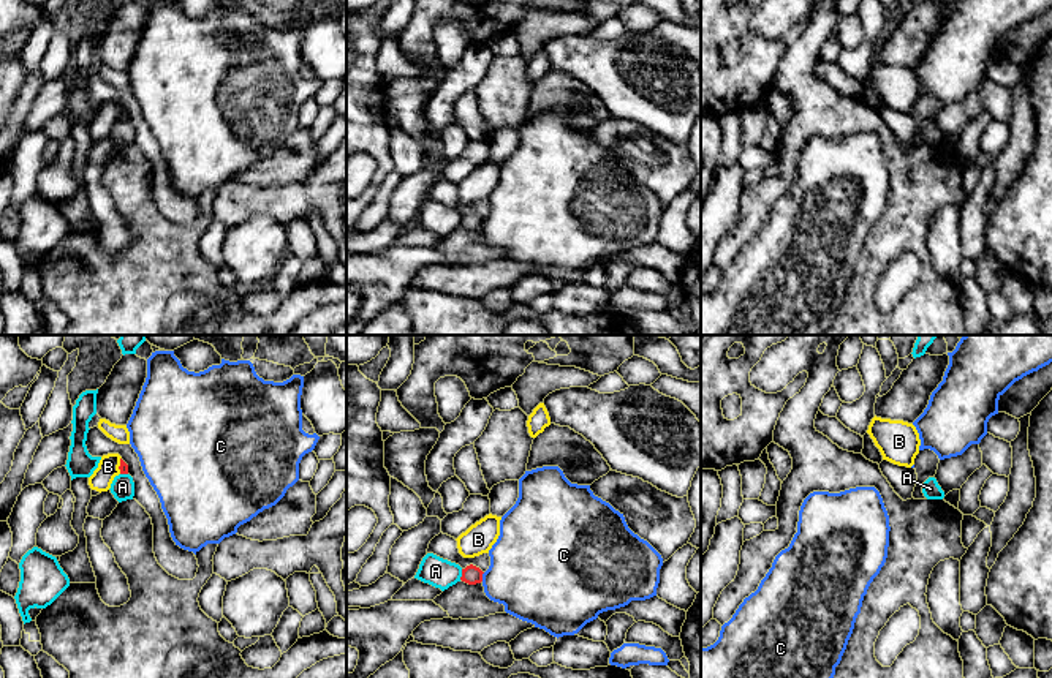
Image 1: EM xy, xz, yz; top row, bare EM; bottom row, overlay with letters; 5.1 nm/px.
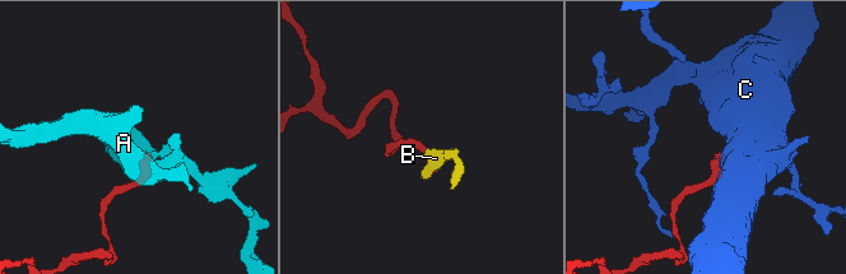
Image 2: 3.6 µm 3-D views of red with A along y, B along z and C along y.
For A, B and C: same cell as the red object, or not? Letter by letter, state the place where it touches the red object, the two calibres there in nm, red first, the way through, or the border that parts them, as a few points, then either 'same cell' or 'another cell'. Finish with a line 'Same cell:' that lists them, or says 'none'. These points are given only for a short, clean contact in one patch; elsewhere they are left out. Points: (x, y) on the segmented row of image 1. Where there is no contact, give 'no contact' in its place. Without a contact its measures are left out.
A: contact xz (462, 574); calibres 90 and 150 nm; border xz (462, 569), (459, 579); another cell
B: contact xy (121, 465); calibres 50 and 110 nm; border xy (121, 457), (119, 473); another cell
C: contact xz (481, 577); calibres 90 and 420 nm; another cell
Same cell: none

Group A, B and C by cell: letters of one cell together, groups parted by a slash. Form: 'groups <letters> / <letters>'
groups A / B / C

